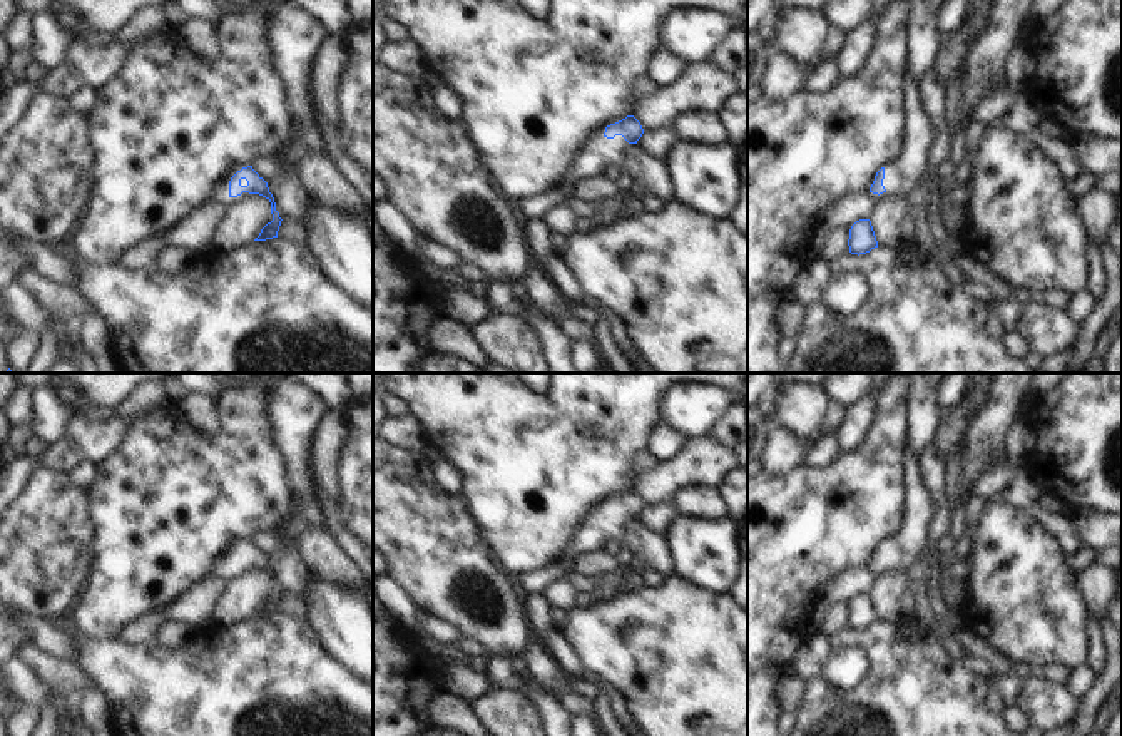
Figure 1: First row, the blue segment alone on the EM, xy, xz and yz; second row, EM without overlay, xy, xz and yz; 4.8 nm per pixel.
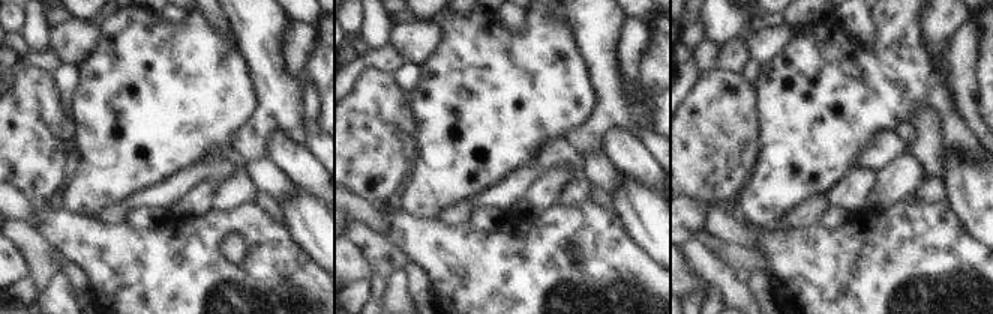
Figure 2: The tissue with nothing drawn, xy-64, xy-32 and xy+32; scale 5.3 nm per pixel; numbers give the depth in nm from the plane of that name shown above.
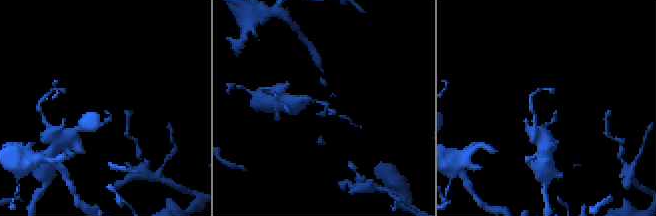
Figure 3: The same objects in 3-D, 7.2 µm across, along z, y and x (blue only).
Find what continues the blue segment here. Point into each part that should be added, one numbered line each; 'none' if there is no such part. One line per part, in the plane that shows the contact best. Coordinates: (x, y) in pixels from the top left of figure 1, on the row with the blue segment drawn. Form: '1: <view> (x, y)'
1: xz (601, 153).

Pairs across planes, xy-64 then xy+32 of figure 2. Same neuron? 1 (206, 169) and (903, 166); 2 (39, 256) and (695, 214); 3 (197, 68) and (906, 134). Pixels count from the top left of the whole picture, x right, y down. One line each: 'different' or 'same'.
1: different
2: different
3: different

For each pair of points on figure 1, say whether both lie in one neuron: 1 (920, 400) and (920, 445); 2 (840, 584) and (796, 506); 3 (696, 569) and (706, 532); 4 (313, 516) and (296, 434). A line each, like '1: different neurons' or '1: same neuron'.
1: same neuron
2: different neurons
3: same neuron
4: same neuron

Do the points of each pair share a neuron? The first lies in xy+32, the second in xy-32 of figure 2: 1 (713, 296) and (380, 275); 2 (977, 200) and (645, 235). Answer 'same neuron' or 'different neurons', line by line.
1: same neuron
2: same neuron

